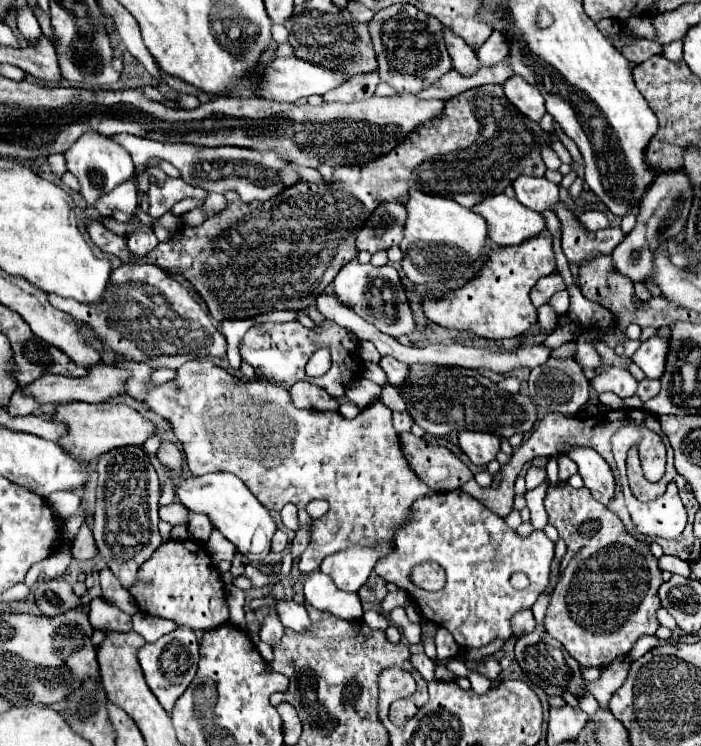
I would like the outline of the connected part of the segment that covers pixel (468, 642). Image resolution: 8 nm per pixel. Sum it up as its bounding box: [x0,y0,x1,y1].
[374,489,554,647]

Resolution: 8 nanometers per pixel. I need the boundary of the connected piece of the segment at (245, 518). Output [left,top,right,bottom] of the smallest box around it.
[176,473,276,563]

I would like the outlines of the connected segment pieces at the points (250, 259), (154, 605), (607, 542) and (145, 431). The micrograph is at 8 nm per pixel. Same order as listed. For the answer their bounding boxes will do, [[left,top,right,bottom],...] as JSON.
[[140,85,550,323],[100,539,230,631],[544,483,664,667],[52,401,156,463]]

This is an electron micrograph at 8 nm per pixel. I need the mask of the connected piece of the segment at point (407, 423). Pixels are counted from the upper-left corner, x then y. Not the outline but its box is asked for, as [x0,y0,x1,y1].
[394,411,414,433]

